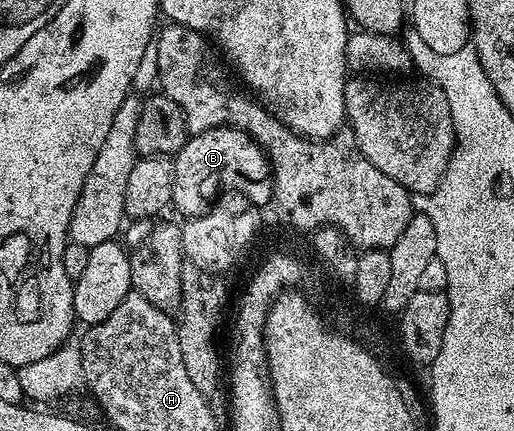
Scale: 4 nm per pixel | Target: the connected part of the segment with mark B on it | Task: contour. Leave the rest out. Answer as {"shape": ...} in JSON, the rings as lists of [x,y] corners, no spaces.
{"shape":[[[213,128],[195,132],[172,159],[172,204],[183,212],[183,217],[201,216],[203,212],[210,211],[217,201],[214,199],[221,192],[239,192],[242,196],[250,196],[249,203],[254,206],[269,205],[273,201],[274,173],[270,171],[270,159],[262,147],[239,128]]]}

